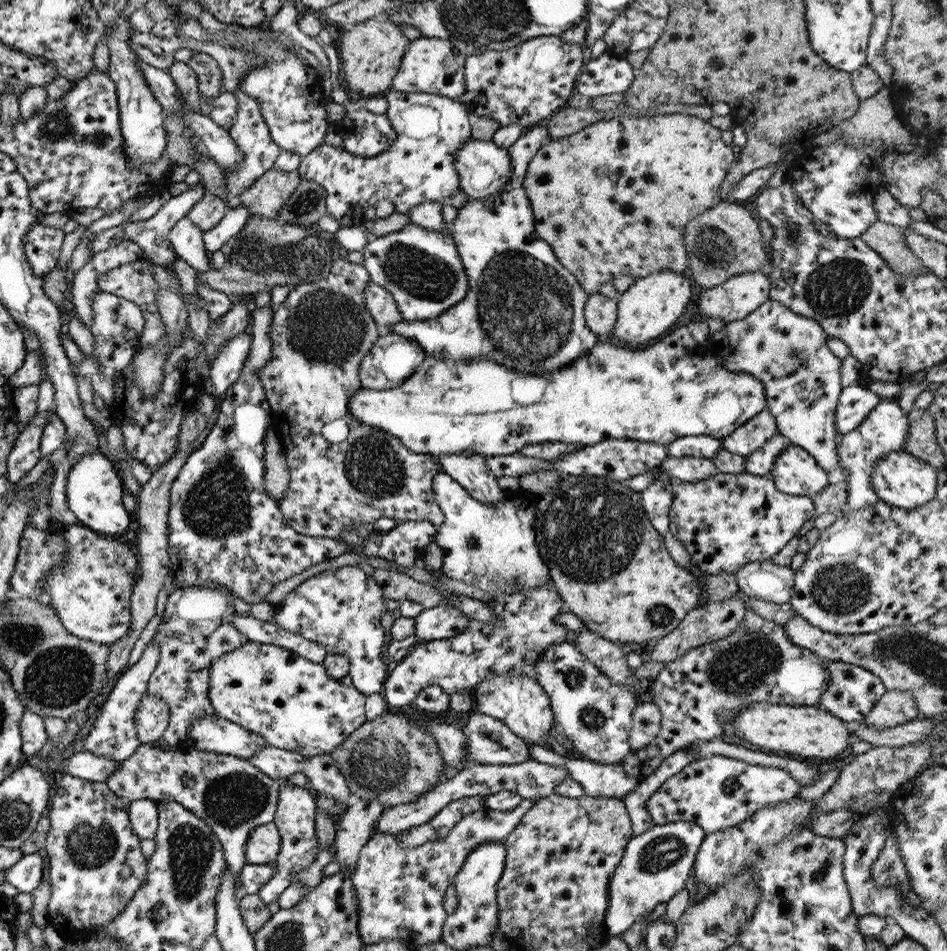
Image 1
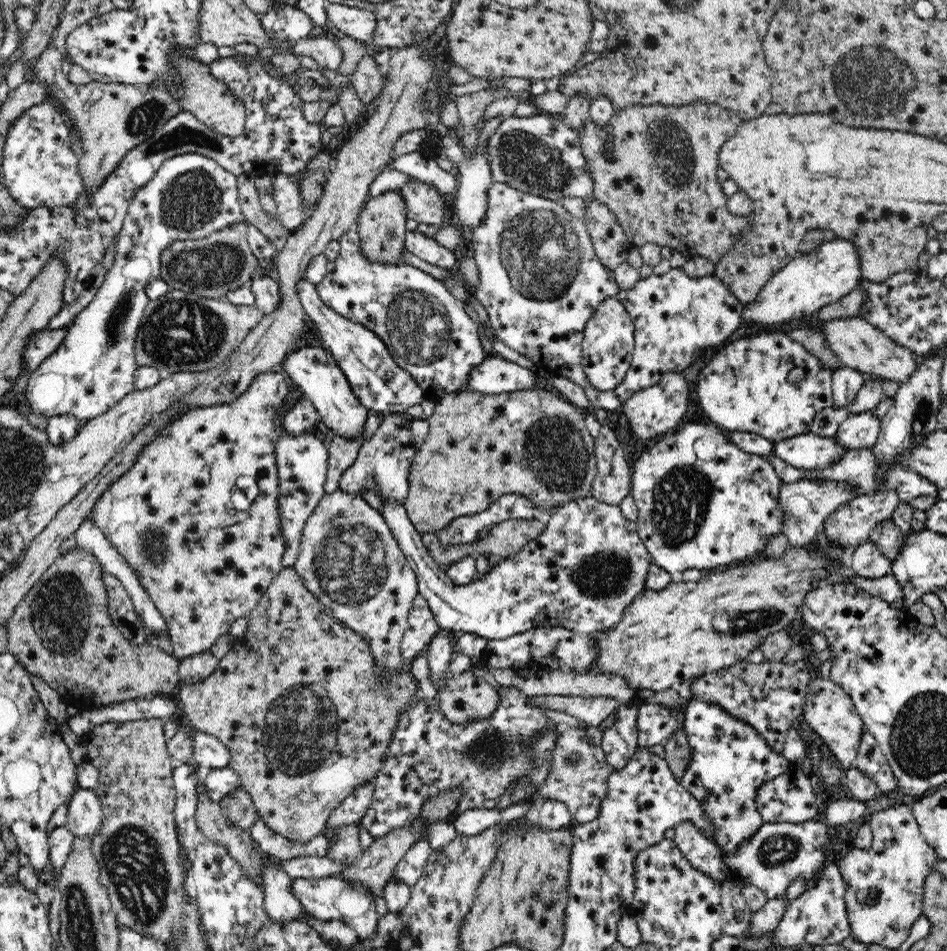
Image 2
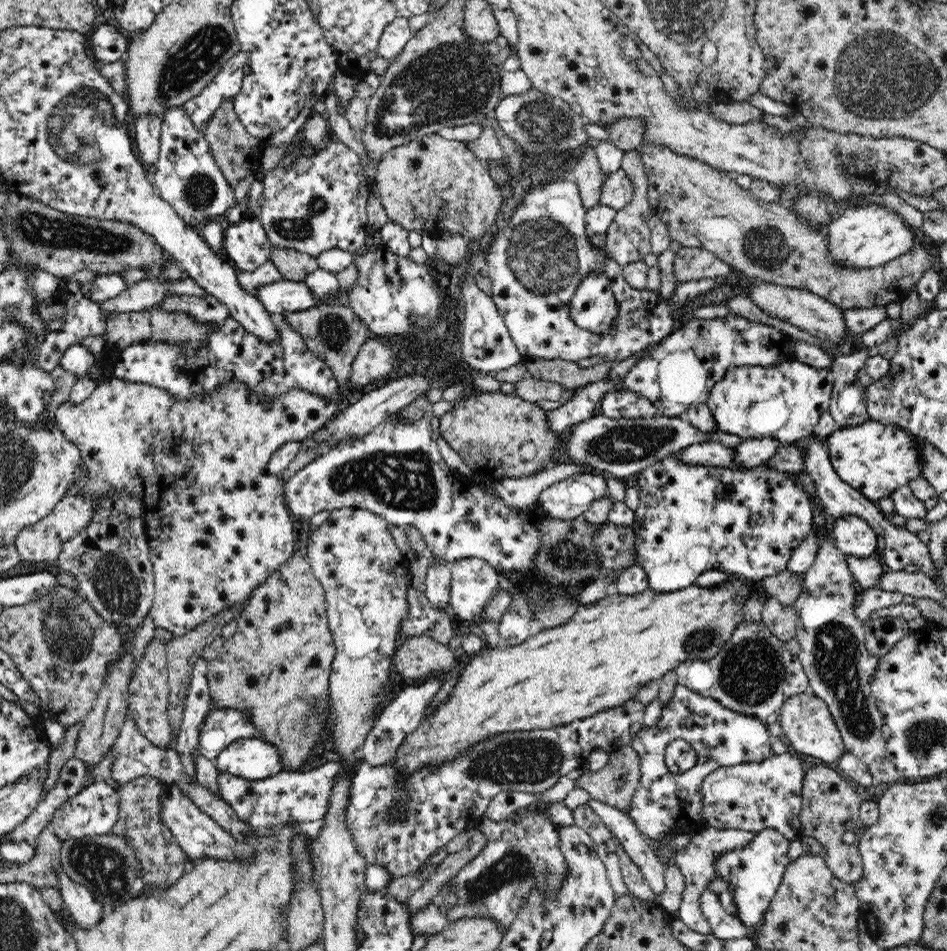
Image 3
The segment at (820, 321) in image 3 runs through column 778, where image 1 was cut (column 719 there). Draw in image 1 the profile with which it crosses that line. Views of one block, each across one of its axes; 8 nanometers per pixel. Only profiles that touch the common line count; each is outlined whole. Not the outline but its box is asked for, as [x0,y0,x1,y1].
[698,272,770,323]

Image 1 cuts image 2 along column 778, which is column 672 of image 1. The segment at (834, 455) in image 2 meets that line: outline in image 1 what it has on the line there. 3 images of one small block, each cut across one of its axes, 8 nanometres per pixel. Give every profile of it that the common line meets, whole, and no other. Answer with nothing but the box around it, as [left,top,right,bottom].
[667,436,722,459]

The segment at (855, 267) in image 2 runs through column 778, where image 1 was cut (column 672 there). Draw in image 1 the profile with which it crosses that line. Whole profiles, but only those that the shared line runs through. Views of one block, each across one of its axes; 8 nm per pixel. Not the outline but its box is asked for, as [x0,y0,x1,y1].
[610,269,693,346]

